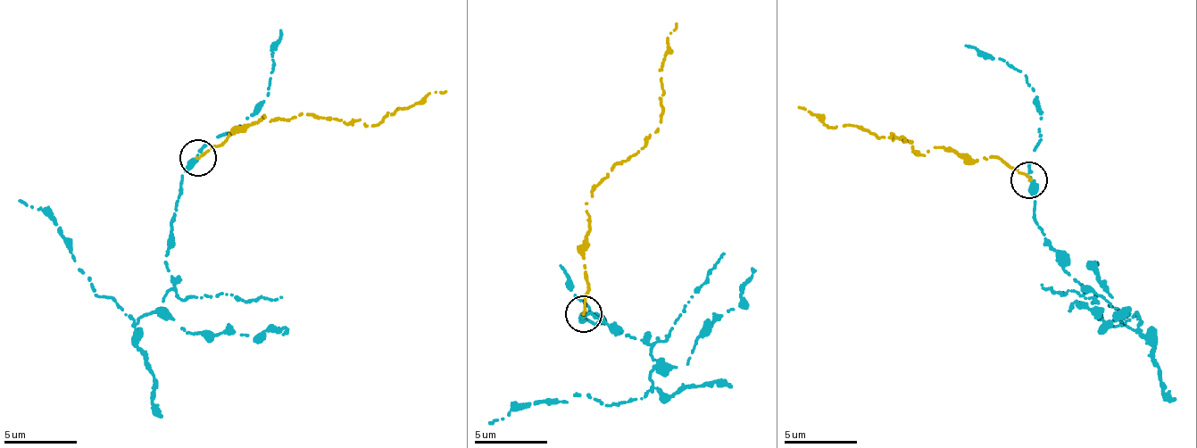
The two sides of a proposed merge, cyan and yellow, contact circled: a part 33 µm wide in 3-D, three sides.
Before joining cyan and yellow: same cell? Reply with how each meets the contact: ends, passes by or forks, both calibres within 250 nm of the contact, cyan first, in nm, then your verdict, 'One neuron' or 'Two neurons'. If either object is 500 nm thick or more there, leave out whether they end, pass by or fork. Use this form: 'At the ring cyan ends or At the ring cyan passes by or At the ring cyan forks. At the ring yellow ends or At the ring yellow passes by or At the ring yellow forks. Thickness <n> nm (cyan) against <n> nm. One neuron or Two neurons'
At the ring cyan ends. At the ring yellow ends. Thickness 400 nm (cyan) against 200 nm. Two neurons

